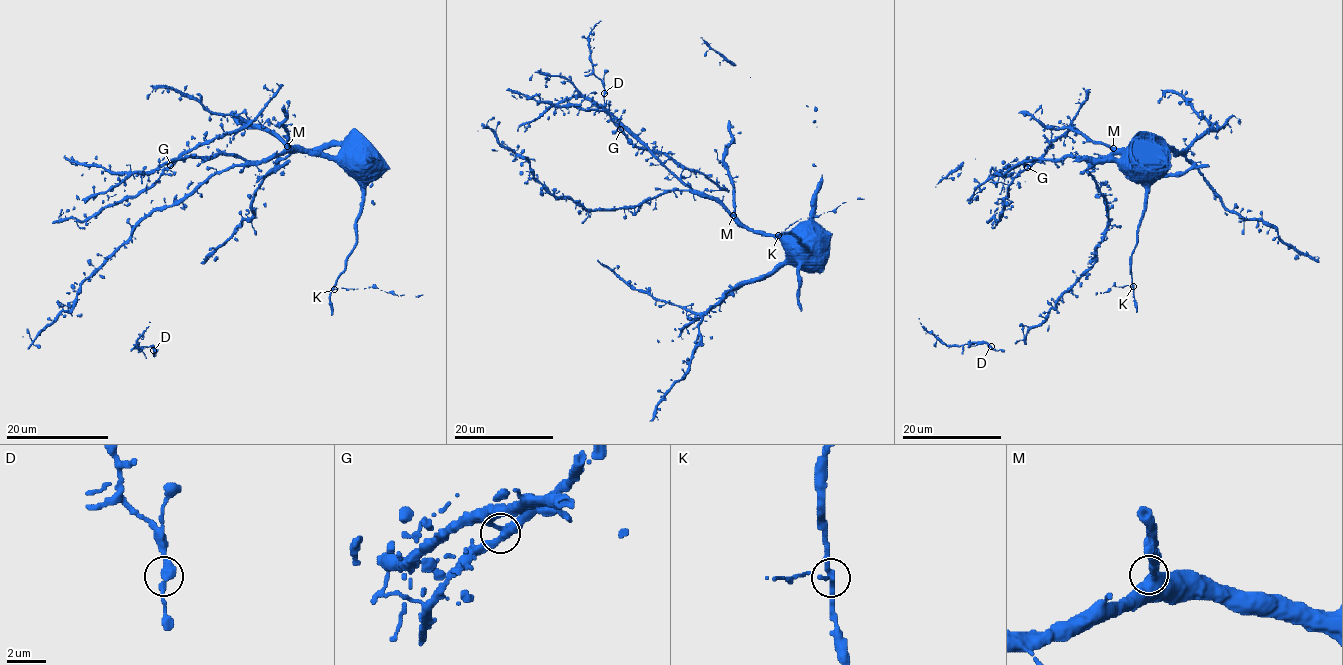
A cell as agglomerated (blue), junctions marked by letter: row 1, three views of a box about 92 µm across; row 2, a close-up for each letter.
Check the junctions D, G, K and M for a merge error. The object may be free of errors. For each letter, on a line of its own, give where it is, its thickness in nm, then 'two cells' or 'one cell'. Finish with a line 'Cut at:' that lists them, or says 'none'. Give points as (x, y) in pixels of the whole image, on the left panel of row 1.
D: place (153, 350); calibre 400 nm; one cell
G: place (170, 165); calibre 360 nm; one cell
K: place (334, 289); calibre 340 nm; two cells
M: place (287, 146); calibre 480 nm; one cell
Cut at: K

